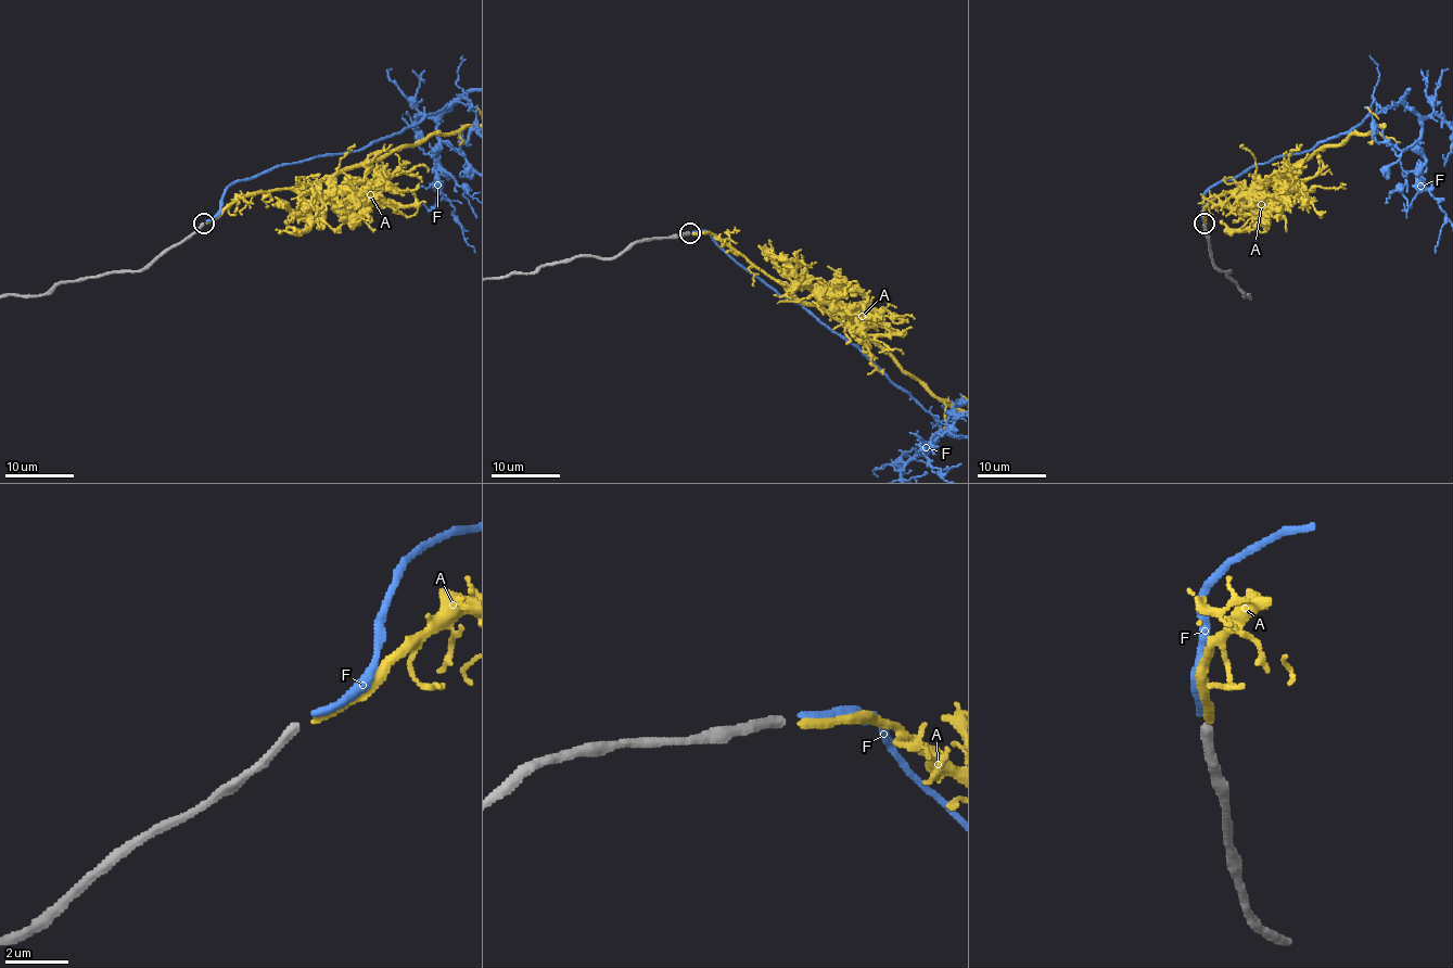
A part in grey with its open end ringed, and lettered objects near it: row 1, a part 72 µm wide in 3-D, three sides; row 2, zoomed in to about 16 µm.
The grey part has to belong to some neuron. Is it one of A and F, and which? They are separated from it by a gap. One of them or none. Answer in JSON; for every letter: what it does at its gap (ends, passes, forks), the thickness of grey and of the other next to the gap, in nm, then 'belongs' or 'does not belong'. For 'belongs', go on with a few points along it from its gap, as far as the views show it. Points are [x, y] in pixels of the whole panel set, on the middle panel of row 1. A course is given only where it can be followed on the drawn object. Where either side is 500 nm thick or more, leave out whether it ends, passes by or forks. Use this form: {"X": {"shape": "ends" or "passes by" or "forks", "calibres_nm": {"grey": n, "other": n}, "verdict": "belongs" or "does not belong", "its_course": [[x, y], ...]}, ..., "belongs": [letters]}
{"A": {"shape": "ends", "calibres_nm": {"grey": 300, "other": 320}, "verdict": "belongs"}, "F": {"shape": "ends", "calibres_nm": {"grey": 300, "other": 240}, "verdict": "does not belong"}, "belongs": ["A"]}

